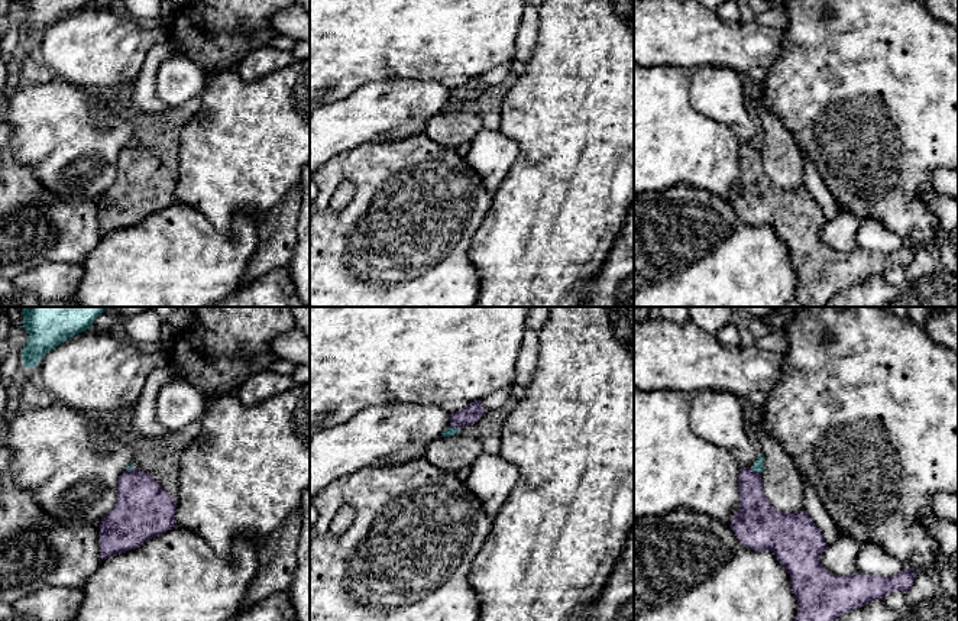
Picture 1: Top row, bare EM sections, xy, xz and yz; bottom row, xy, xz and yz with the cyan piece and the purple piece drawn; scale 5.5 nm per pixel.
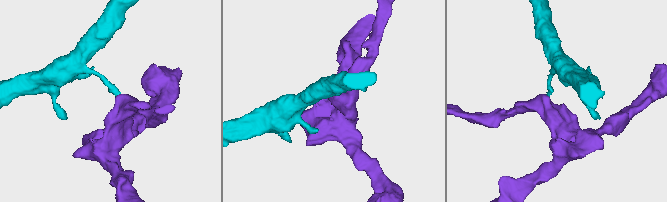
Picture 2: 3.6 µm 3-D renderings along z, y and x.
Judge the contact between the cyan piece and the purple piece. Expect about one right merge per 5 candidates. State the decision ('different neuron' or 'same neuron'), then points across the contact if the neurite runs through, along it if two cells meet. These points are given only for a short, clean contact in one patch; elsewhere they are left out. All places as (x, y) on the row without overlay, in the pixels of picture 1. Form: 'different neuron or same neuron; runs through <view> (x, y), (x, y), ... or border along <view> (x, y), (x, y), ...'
different neuron; border along xz (449, 102), (455, 102), (460, 107)

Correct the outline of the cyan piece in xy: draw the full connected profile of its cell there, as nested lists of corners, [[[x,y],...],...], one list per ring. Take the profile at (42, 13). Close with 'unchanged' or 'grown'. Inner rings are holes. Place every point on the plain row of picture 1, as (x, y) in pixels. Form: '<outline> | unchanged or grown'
[[[23,0],[22,3],[29,9],[22,26],[23,43],[35,43],[49,26],[93,0]]] | unchanged

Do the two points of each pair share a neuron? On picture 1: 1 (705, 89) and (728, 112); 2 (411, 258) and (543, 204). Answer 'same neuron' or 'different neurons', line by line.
1: same neuron
2: different neurons

